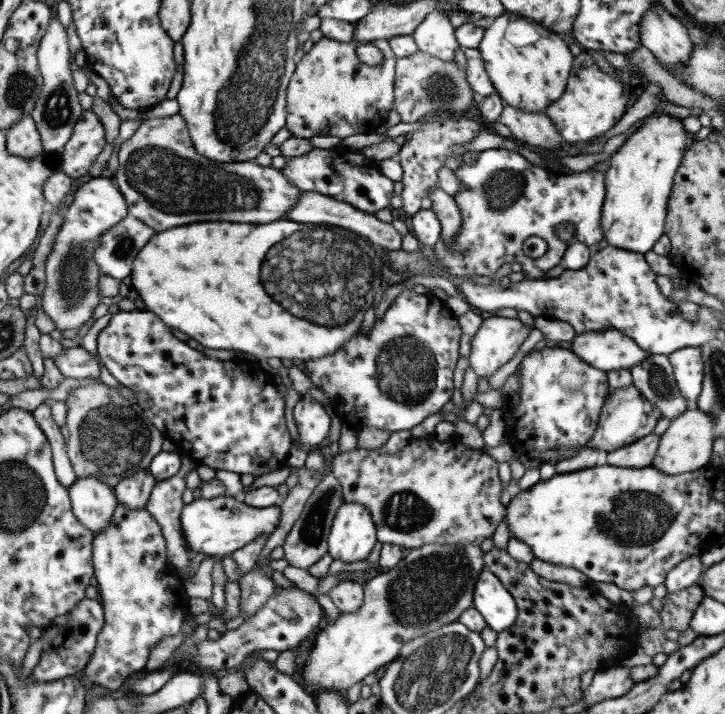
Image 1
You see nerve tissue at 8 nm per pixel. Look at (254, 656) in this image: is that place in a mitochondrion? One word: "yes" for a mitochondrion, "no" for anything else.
no

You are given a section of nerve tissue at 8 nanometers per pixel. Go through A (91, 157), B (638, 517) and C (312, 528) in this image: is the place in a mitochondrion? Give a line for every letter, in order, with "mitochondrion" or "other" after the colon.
A: other
B: mitochondrion
C: mitochondrion

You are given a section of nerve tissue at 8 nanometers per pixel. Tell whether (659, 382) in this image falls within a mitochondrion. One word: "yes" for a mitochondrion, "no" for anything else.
yes

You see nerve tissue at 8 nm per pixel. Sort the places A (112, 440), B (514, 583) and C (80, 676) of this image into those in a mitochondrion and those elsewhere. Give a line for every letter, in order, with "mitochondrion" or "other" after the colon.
A: mitochondrion
B: other
C: other

